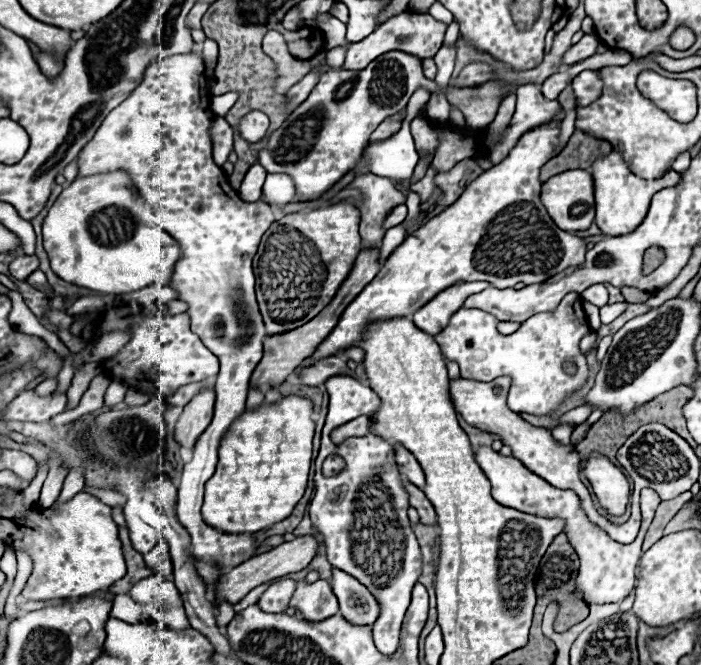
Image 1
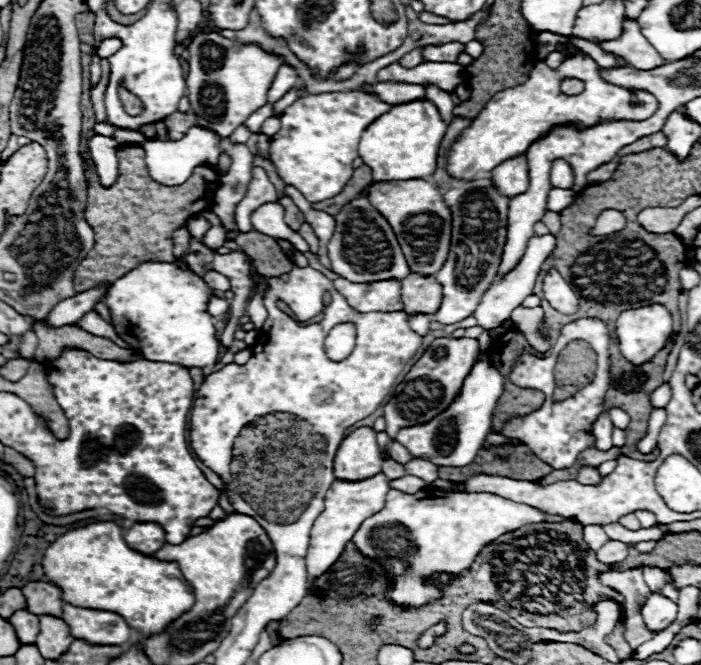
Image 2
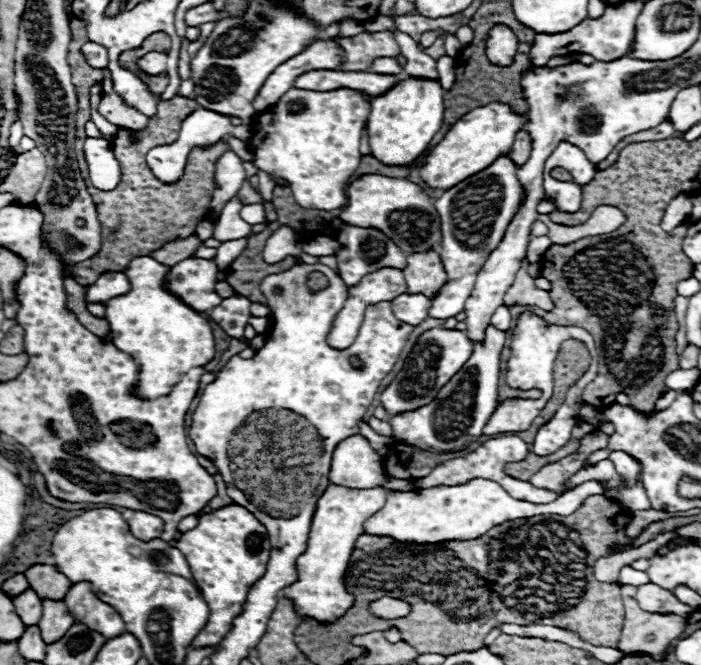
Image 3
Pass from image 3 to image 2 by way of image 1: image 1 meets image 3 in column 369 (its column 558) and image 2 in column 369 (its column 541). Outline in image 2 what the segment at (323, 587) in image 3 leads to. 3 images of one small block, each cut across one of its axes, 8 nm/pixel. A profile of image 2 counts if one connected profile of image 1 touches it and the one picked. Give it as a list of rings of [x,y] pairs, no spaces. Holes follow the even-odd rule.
[[[380,472],[368,480],[334,480],[330,490],[326,492],[326,508],[324,512],[316,518],[312,532],[310,532],[310,548],[306,554],[306,568],[308,568],[308,578],[310,582],[320,576],[322,572],[326,572],[342,554],[346,542],[350,542],[350,538],[354,536],[354,532],[360,528],[360,524],[380,512],[386,504],[386,494],[390,490],[388,478]]]

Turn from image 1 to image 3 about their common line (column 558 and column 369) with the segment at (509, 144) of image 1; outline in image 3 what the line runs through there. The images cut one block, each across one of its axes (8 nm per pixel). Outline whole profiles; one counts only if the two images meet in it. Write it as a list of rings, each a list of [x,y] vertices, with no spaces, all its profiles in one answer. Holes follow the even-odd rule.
[[[290,88],[274,108],[254,116],[248,148],[254,156],[252,164],[270,178],[284,178],[290,182],[294,200],[302,208],[332,210],[346,204],[344,186],[358,168],[360,132],[368,120],[370,104],[362,100],[360,92],[350,88],[336,88],[328,92]],[[290,100],[304,100],[308,110],[292,116],[286,108]]]

